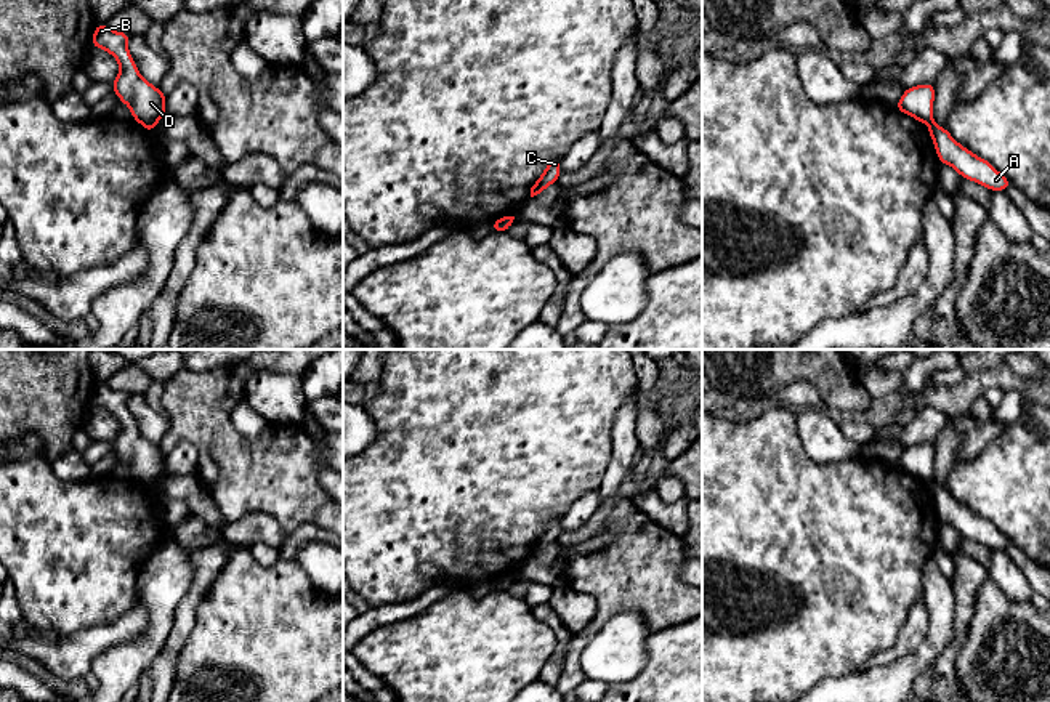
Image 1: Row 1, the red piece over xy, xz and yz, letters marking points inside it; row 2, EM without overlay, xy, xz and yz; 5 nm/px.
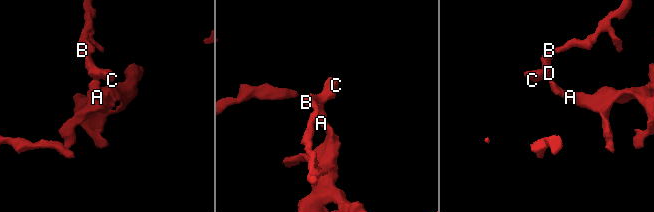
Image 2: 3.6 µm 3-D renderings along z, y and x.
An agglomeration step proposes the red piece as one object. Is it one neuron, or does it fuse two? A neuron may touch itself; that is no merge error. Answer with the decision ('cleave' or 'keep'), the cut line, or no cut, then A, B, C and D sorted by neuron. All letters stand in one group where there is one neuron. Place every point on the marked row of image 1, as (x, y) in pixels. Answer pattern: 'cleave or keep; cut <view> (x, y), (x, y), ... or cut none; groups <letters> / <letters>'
cleave; cut yz (933, 122), (928, 125); groups A / B C D

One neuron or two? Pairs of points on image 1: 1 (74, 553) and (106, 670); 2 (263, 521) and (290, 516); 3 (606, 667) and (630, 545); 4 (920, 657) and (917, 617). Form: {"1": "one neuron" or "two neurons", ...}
{"1": "two neurons", "2": "two neurons", "3": "two neurons", "4": "two neurons"}

